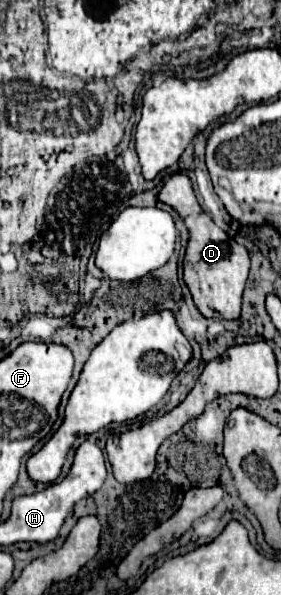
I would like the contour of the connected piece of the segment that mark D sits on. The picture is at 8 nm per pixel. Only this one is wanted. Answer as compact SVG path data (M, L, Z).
M173 174L163 186L159 200L173 206L179 216L185 220L185 226L191 232L191 240L187 244L185 260L183 260L183 276L195 300L195 306L205 318L225 318L237 320L241 316L241 300L243 288L249 274L249 252L245 246L237 244L231 236L227 236L211 218L205 214L195 198L193 182L185 174Z

